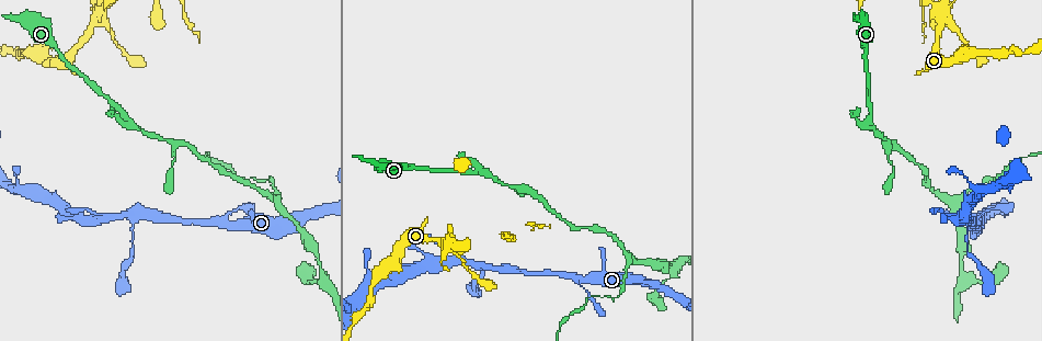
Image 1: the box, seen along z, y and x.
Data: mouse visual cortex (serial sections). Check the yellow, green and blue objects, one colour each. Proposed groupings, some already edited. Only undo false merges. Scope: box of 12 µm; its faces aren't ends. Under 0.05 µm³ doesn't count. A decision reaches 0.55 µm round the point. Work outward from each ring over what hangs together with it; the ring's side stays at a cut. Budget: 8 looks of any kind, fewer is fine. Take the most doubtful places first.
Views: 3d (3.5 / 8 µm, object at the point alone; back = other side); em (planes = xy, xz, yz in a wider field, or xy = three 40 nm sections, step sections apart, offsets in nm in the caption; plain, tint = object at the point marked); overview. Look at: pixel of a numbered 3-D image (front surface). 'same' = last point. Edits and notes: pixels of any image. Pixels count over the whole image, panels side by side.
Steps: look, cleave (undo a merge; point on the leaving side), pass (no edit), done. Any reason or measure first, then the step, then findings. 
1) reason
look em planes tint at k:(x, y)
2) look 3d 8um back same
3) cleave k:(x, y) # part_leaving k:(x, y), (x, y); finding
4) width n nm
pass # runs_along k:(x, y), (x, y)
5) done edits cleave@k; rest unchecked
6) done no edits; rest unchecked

thin arm on a thick one
look 3d 3.5um back at 1:(447, 243)

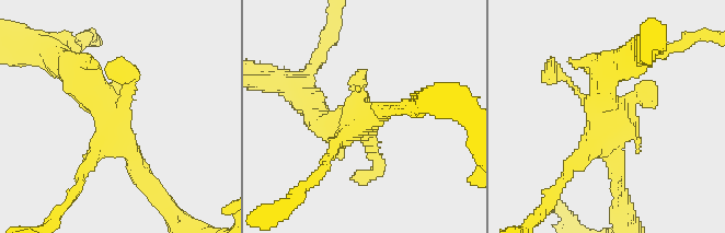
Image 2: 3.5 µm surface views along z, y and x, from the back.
look em xy step 3 tint at 2:(361, 121)

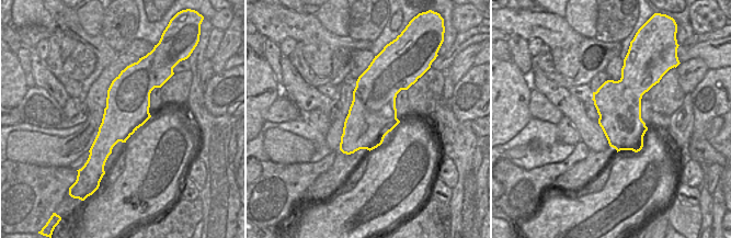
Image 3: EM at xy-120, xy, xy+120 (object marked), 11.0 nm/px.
width 500 nm
pass # runs_along 2:(152, 188), (108, 112), (68, 81); continuous, no second cell

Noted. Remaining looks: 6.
sharp bend
look 3d 3.5um at 1:(617, 295)

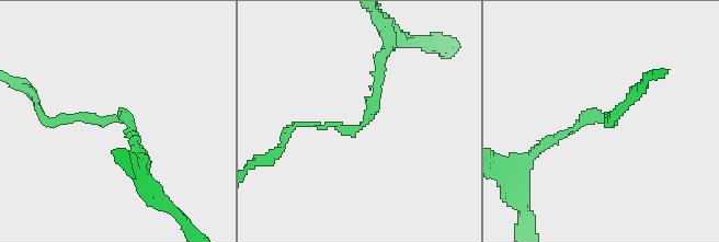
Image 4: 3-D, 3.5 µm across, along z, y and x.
arm_widths 100, 150 nm
pass # continuous, no second cell

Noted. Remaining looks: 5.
three-way junction
look 3d 3.5um at 1:(486, 269)

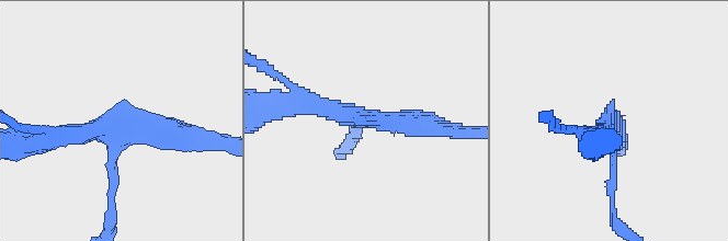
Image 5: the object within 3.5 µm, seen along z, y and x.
arms 3; arm_widths 150, 300, 300 nm
look em xy step 5 tint at 5:(363, 118)

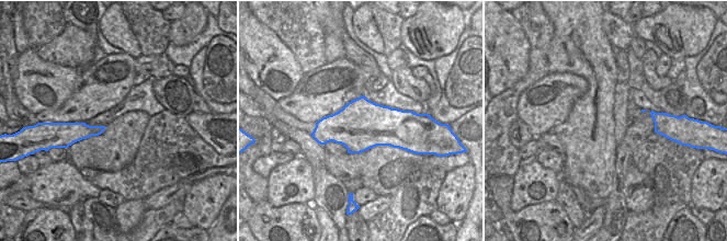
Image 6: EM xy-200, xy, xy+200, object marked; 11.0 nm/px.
pass # runs_along 5:(433, 127), (295, 102); one cell here

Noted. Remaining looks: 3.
done no edits; rest unchecked

